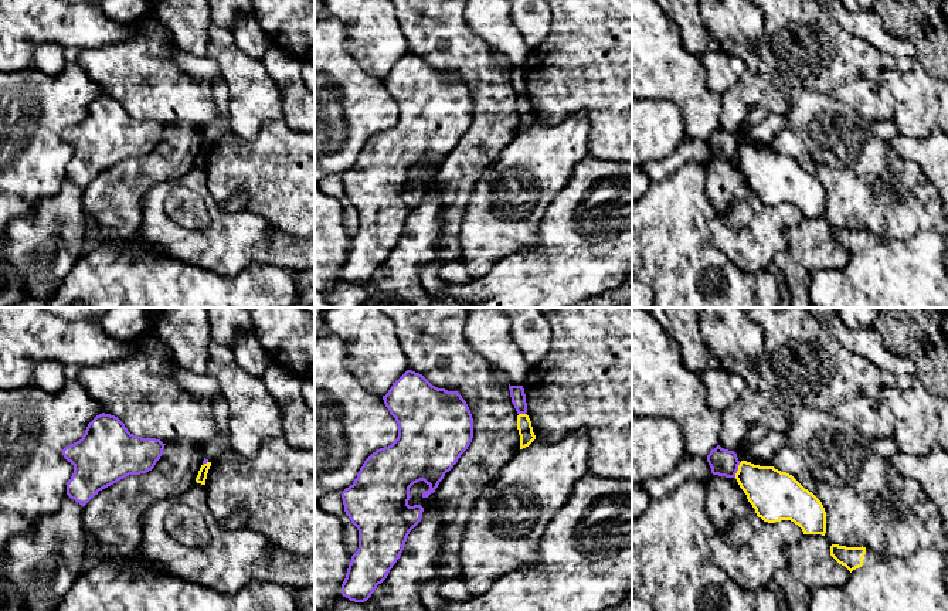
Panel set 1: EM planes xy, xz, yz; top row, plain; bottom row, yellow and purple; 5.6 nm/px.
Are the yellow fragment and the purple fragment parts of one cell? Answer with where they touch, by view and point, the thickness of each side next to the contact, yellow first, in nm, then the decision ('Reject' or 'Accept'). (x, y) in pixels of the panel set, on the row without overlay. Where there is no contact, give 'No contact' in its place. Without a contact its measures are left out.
Touches yellow at yz (738, 152). Thickness 280 nm (yellow) against 160 nm. Reject

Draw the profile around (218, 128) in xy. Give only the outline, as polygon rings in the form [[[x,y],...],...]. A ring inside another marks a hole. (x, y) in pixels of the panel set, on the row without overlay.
[[[221,77],[211,84],[217,116],[203,128],[204,140],[215,145],[220,139],[230,135],[230,95]]]

